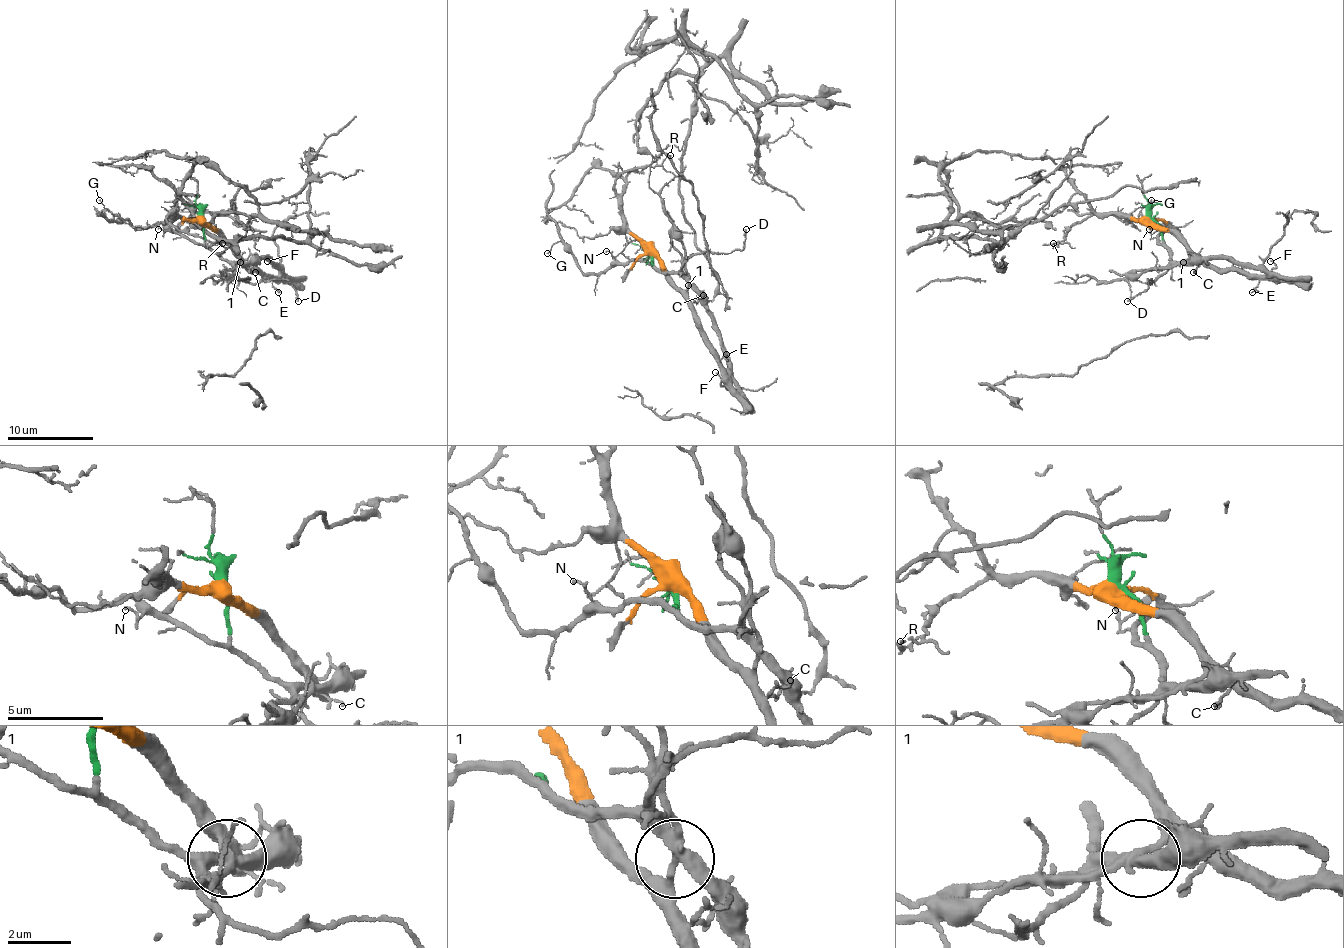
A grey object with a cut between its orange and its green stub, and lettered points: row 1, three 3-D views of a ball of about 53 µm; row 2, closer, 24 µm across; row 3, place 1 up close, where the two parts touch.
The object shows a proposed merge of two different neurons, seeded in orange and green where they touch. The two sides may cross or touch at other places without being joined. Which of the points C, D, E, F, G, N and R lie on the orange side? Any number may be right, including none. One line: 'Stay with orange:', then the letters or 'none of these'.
Stay with orange: C, E, R

